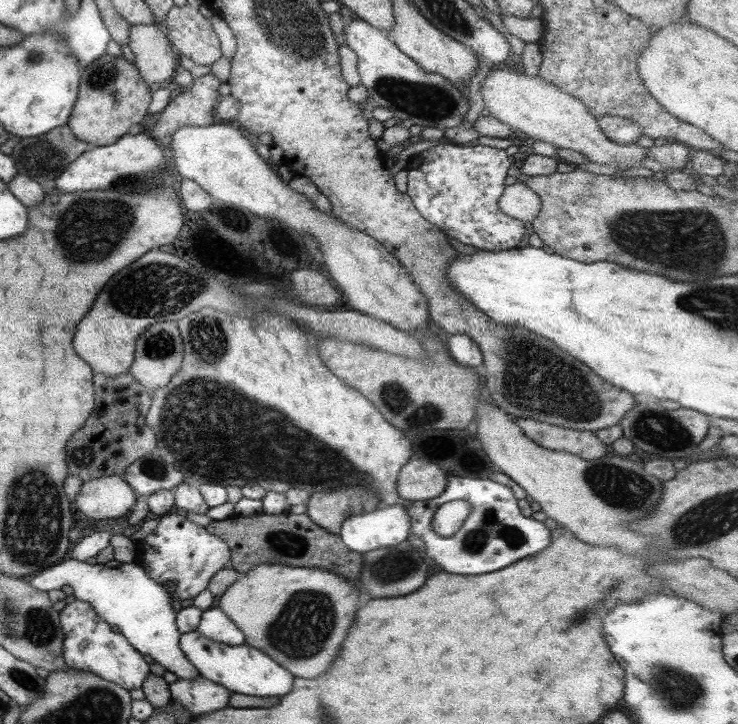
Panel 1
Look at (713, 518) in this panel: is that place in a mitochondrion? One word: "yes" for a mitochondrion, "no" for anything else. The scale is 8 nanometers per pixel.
yes

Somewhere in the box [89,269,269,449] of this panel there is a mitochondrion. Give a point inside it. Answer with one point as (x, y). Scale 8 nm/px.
(158, 344)

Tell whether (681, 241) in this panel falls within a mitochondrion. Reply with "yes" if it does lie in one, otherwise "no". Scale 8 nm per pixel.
yes

